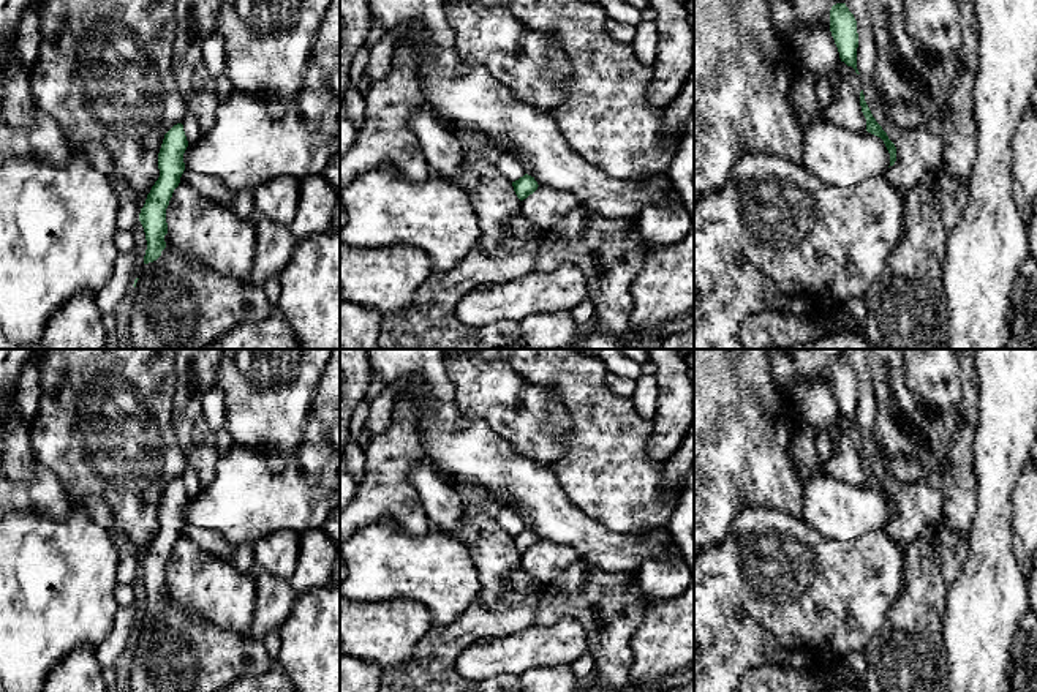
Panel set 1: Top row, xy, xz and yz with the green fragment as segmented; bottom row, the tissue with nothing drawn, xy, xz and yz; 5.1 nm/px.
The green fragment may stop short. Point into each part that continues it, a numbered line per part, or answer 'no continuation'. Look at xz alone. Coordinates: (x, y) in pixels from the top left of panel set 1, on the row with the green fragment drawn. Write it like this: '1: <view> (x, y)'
no continuation

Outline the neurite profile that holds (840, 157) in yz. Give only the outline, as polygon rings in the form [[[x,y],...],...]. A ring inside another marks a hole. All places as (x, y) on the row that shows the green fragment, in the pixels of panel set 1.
[[[817,115],[806,128],[801,166],[824,185],[852,186],[881,177],[890,166],[884,141]]]

